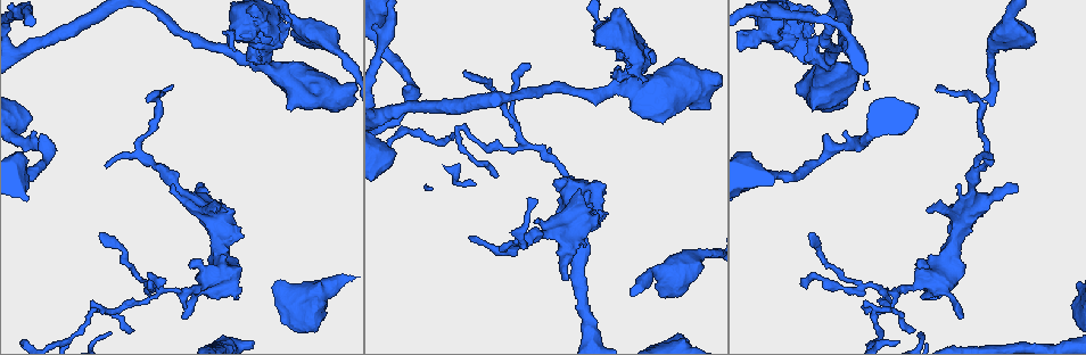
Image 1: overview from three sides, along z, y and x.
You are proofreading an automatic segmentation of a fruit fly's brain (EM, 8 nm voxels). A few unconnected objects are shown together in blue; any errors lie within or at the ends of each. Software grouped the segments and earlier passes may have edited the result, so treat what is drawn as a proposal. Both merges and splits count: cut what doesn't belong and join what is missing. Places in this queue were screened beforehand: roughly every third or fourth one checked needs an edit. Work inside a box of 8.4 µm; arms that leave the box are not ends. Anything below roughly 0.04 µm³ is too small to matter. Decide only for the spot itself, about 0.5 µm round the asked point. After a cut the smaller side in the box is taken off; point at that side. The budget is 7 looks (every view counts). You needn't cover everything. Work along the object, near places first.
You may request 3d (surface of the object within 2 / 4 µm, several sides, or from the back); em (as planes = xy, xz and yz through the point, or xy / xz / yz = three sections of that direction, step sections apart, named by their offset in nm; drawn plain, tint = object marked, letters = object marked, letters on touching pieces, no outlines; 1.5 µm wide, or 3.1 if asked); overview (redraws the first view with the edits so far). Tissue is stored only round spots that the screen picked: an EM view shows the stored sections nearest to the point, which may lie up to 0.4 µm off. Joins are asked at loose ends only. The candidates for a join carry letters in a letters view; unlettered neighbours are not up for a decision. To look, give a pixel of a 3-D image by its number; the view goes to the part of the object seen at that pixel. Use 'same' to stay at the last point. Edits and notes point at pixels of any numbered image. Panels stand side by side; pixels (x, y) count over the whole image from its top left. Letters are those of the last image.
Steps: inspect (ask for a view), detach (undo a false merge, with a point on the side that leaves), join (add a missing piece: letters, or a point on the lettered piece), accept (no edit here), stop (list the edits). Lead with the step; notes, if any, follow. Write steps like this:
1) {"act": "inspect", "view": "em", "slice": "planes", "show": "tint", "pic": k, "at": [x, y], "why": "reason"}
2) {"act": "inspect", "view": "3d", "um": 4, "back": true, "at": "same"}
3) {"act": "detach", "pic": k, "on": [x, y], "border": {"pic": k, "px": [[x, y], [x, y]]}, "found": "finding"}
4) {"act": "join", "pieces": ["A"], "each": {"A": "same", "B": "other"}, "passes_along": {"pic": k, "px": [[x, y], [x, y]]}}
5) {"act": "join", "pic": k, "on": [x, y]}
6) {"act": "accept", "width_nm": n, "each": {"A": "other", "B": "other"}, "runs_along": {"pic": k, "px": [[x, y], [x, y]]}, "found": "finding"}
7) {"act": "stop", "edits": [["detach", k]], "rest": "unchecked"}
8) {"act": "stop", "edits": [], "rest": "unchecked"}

{"act": "inspect", "view": "3d", "um": 2, "pic": 1, "at": [529, 63], "why": "free end"}

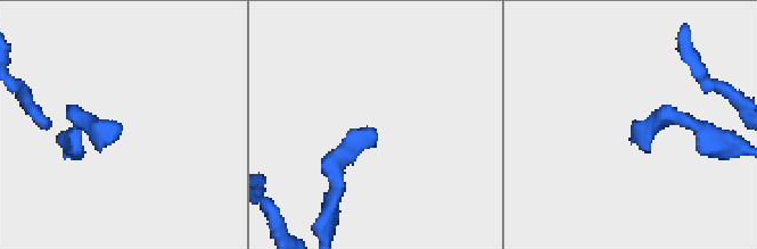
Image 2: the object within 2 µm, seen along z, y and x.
{"act": "inspect", "view": "em", "slice": "planes", "show": "plain", "pic": 2, "at": [635, 142]}

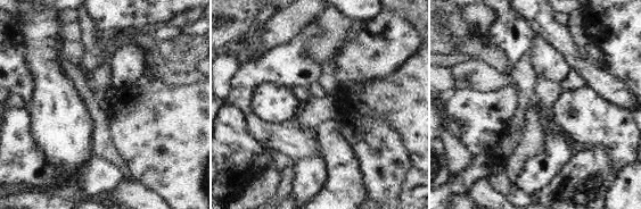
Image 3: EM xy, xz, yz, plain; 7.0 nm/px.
{"act": "inspect", "view": "em", "slice": "planes", "show": "letters", "at": "same"}

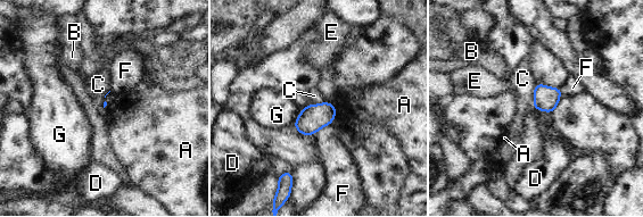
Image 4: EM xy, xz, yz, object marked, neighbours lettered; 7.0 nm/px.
{"act": "accept", "each": {"A": "other", "B": "other", "C": "other", "D": "other", "E": "other", "F": "other", "G": "other"}, "border": {"pic": 4, "px": [[536, 82], [532, 107]]}, "found": "no lettered piece goes on from it"}

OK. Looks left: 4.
{"act": "inspect", "view": "3d", "um": 4, "pic": 1, "at": [264, 67], "why": "thin arm on a thick one"}

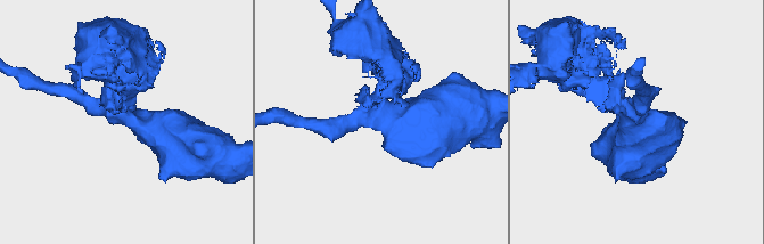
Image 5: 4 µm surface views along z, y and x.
{"act": "inspect", "view": "em", "slice": "xz", "step": 8, "show": "tint", "pic": 5, "at": [378, 117], "arms": 3, "arm_widths_nm": [260, 280, 800]}

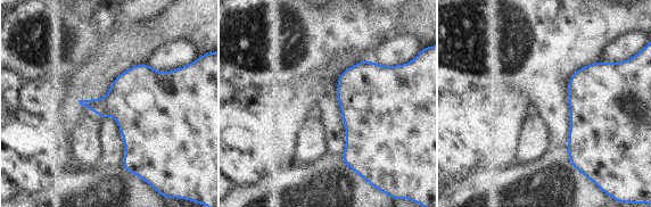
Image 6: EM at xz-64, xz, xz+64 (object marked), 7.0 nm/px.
{"act": "inspect", "view": "em", "slice": "planes", "show": "letters", "at": "same", "why": "another direction"}

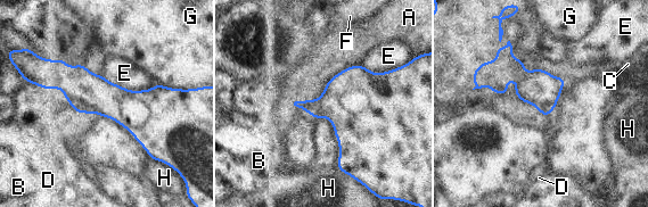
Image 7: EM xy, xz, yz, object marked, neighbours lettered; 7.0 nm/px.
{"act": "detach", "pic": 7, "on": [507, 68], "width_nm": 240, "each": {"A": "other", "B": "other", "C": "other", "D": "other", "E": "other", "F": "other", "G": "other", "H": "other"}, "border": {"pic": 7, "px": [[526, 75], [517, 82]]}, "found": "a second neuron is stuck on"}

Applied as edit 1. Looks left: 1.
{"act": "stop", "edits": [["detach", 7]], "rest": "unchecked"}

